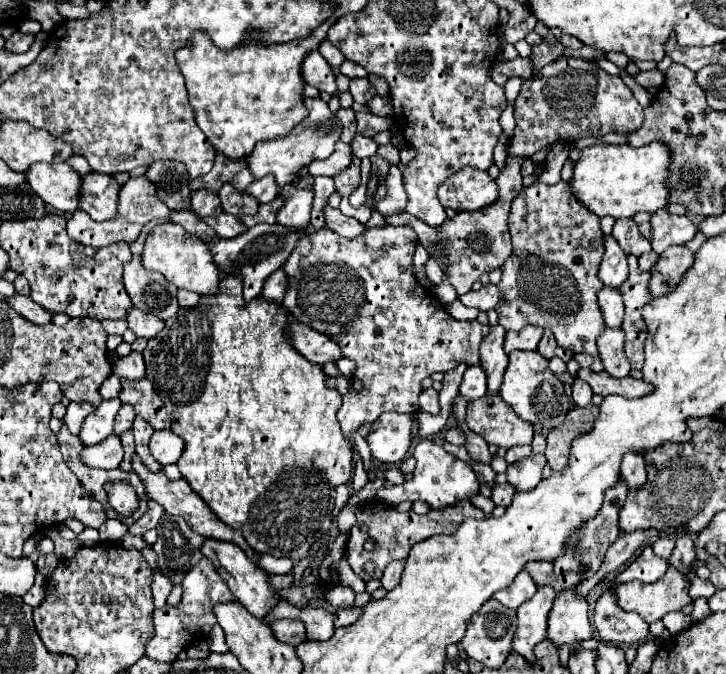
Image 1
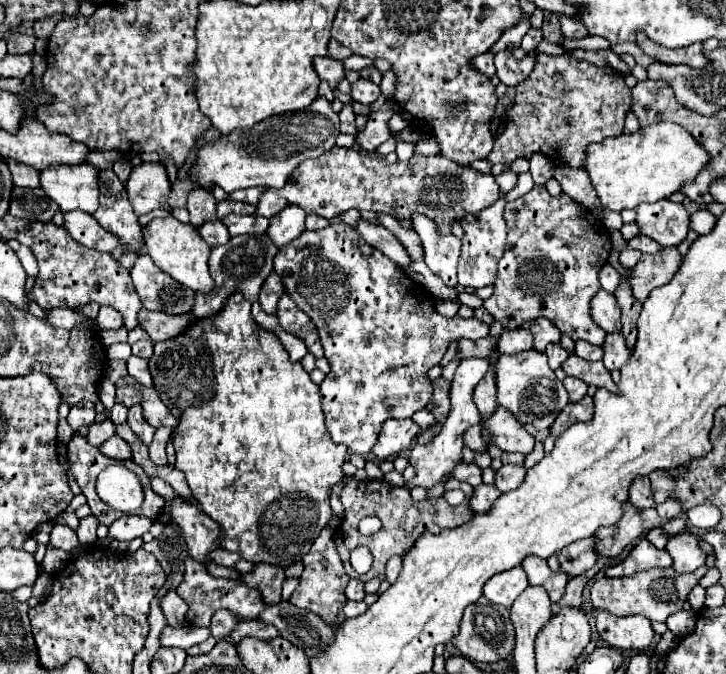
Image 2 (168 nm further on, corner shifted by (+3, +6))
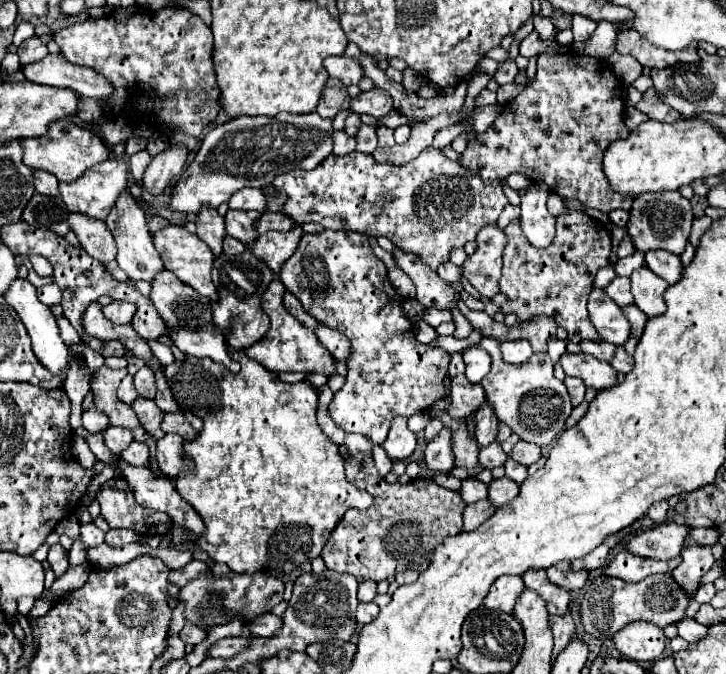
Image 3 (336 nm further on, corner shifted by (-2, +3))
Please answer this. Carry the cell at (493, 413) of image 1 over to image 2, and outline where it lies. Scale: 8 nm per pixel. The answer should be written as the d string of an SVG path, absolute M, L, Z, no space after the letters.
M502 406L496 408L494 416L484 420L482 426L494 436L494 444L504 452L530 454L534 450L534 438L524 430L522 424Z

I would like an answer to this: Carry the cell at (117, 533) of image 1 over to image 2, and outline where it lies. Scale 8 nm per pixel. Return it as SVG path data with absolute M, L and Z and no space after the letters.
M86 516L80 520L80 526L76 530L76 536L78 540L86 546L86 544L94 544L98 538L96 538L96 528L98 528L98 520L94 516Z

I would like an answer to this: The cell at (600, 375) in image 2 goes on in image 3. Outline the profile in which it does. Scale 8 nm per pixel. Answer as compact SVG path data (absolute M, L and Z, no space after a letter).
M565 353L559 359L559 363L561 363L565 375L579 377L585 383L585 387L593 387L593 389L601 391L601 389L609 389L617 383L615 369L609 363L593 359L591 355Z

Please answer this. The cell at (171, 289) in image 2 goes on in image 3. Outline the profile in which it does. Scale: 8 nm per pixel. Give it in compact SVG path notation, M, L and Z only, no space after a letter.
M167 269L153 277L149 297L161 319L171 327L177 327L179 323L189 327L211 323L211 301L195 293L195 289L179 281Z

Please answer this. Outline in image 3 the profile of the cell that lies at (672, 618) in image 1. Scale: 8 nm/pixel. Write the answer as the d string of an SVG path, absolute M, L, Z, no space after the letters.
M685 617L677 623L677 629L679 629L679 637L683 637L687 643L697 643L699 639L703 639L707 635L707 627L697 623L695 619L691 617Z

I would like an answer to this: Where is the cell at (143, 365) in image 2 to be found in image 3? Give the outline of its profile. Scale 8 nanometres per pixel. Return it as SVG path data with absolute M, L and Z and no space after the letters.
M155 371L155 385L157 385L157 395L155 395L155 403L161 411L177 411L177 403L165 383L165 377L161 371Z

